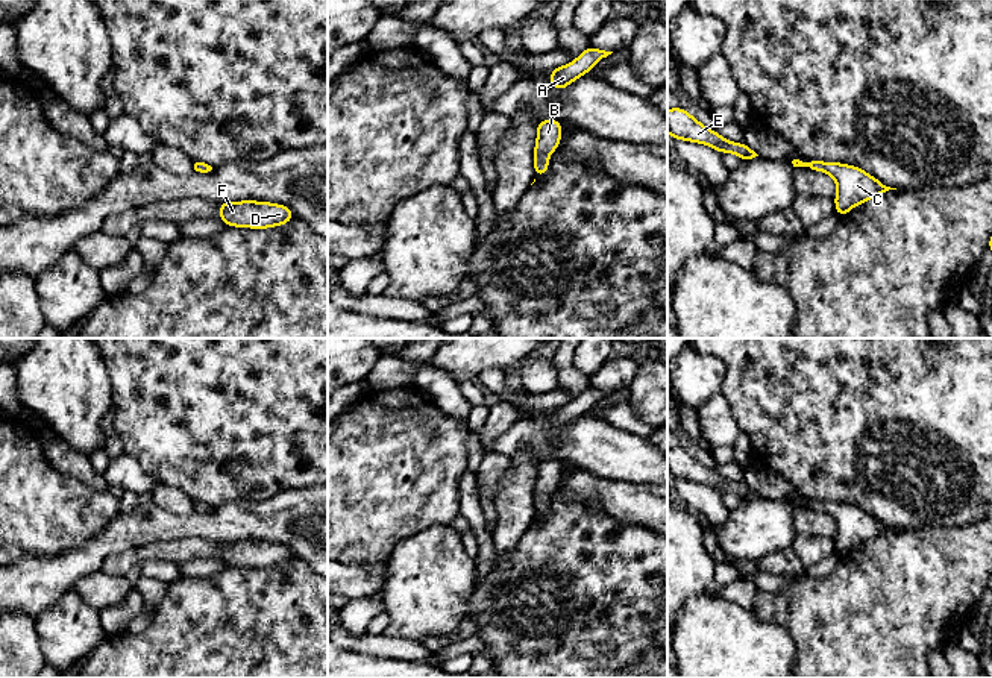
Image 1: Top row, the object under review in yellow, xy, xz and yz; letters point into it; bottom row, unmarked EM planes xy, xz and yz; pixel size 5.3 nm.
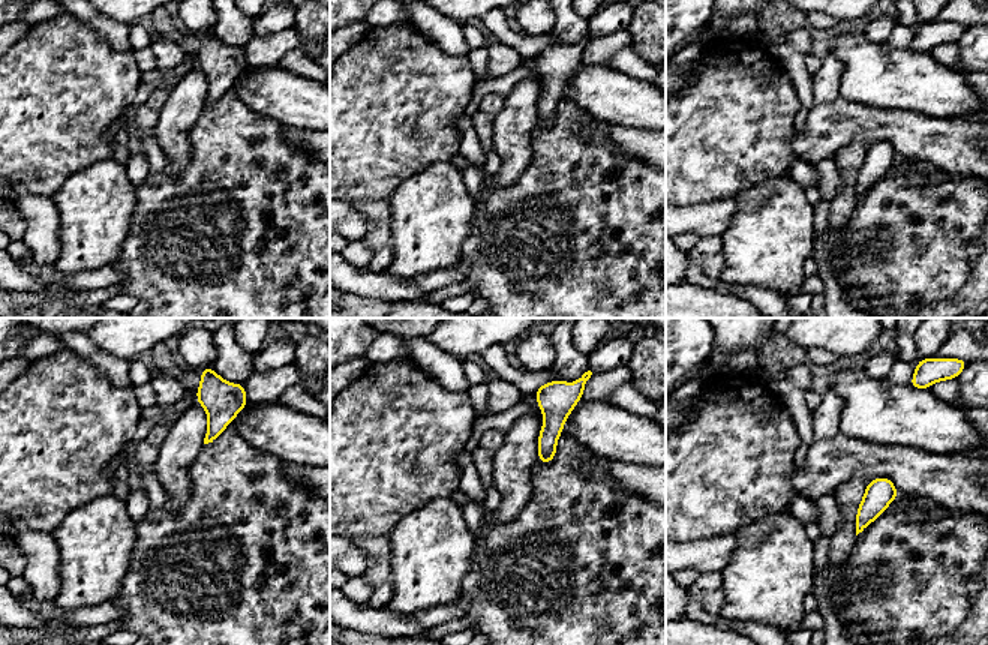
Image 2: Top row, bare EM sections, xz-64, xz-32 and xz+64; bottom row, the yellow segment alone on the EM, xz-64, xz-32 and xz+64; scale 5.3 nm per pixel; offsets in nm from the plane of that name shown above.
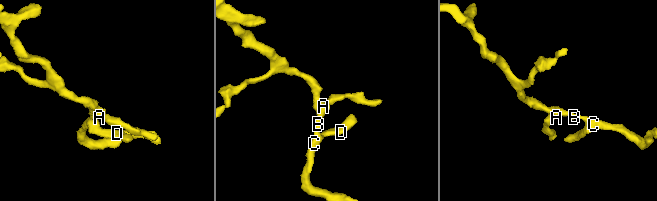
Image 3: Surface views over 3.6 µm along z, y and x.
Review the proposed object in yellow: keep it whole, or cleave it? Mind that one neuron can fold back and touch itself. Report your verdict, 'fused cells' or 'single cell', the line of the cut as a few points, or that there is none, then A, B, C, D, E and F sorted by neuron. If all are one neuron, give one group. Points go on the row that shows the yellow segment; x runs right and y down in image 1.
single cell; cut none; groups A B C D E F

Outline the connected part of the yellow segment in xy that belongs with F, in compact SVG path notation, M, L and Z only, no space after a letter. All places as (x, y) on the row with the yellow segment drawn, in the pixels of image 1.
M220 202L220 220L228 226L265 229L281 226L294 218L288 206L268 202Z

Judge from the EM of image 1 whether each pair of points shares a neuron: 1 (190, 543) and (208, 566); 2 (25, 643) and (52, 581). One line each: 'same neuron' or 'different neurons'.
1: different neurons
2: different neurons

